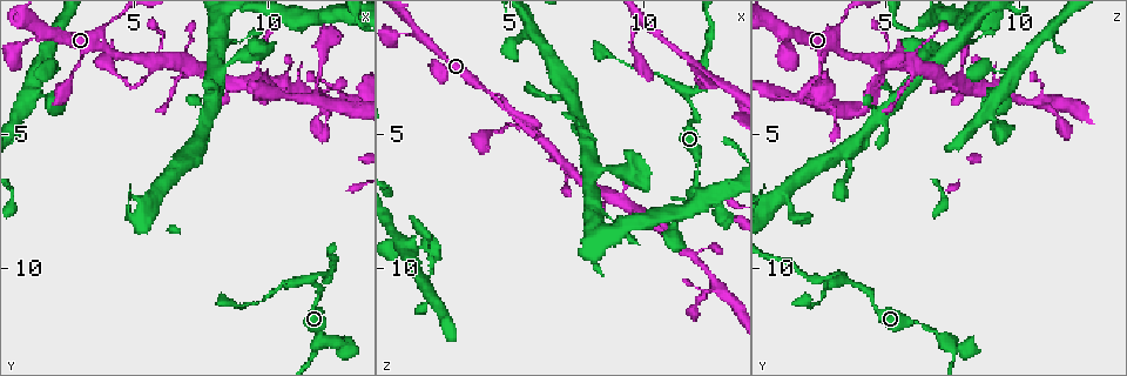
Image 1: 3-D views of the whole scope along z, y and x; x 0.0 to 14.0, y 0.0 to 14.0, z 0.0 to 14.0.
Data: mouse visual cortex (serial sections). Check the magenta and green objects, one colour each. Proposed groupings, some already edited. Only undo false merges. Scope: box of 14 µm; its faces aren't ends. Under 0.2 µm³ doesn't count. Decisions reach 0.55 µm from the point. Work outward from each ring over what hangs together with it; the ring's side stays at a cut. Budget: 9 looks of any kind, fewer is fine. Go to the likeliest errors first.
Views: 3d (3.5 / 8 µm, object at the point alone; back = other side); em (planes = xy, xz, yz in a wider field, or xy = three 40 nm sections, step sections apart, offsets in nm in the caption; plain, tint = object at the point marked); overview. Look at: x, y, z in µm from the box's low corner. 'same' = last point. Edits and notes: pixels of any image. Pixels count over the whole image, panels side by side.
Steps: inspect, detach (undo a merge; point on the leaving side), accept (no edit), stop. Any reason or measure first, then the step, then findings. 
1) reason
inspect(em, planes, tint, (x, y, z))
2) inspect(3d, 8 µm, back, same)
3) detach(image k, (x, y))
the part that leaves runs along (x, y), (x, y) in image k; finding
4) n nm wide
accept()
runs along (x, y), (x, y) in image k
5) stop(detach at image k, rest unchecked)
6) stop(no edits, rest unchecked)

abrupt turn
inspect(em, xy, step 3, tint, (5.4, 2.2, 4.5))

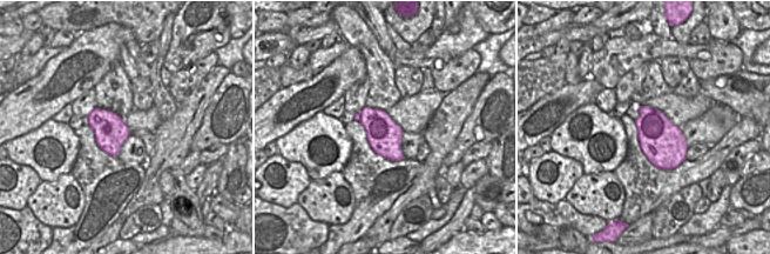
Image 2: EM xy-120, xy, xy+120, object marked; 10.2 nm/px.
see where the arms go
inspect(3d, 3.5 µm, same)

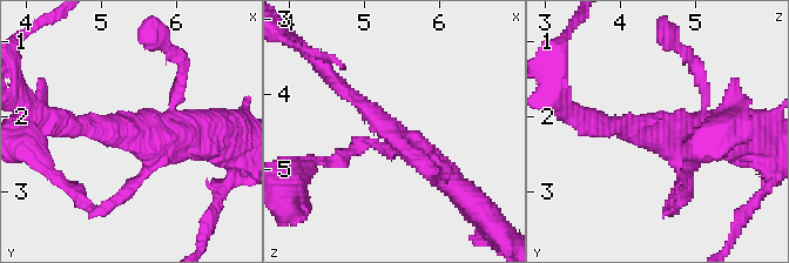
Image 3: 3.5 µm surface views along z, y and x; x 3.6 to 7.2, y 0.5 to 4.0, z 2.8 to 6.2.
arms of 200, 200, 400 nm
accept()
runs along (329, 76), (456, 186) in image 3; all the same cell

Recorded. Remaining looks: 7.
arms part here
inspect(3d, 3.5 µm, (11.7, 10.5, 3.5))

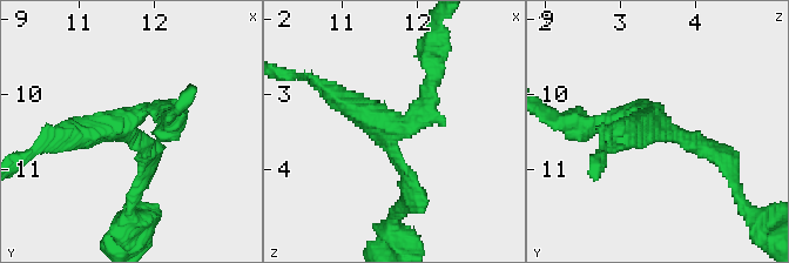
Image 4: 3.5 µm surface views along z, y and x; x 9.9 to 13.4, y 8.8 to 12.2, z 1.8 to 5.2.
3 arms; arms of 200, 250, 300 nm; now the EM
inspect(em, xy, step 5, tint, (11.60, 10.40, 3.60))

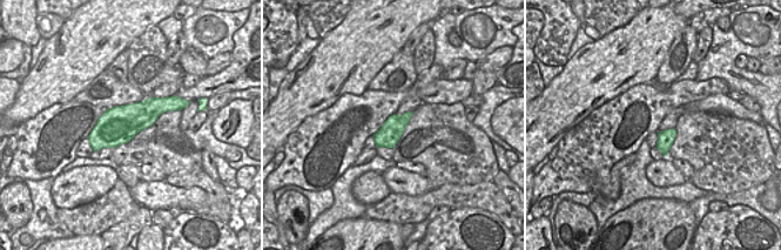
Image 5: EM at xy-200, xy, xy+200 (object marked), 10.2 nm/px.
240 nm wide
accept()
runs along (408, 197), (386, 137), (324, 86) in image 4; continuous, no second cell

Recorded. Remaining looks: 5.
sudden change in width
inspect(3d, 3.5 µm, (12.1, 12.1, 6.1))

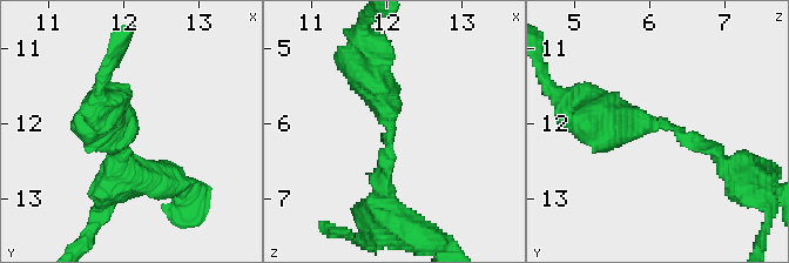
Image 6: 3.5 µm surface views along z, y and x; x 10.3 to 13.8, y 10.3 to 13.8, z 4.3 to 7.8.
arms of 200, 500 nm; need the tissue
inspect(em, xy, step 3, tint, (12.00, 12.05, 6.15))

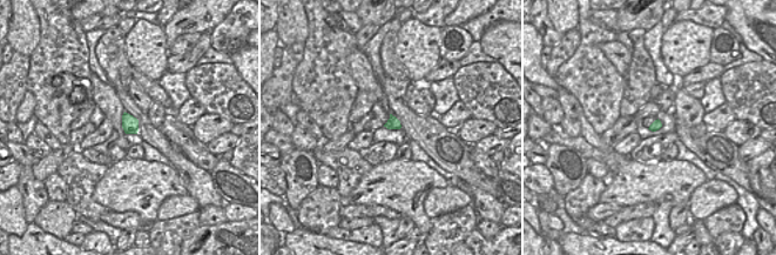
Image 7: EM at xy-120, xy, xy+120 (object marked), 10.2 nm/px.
accept()
one cell here

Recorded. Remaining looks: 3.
inspect(3d, 3.5 µm, back, (11.7, 13.3, 7.5))

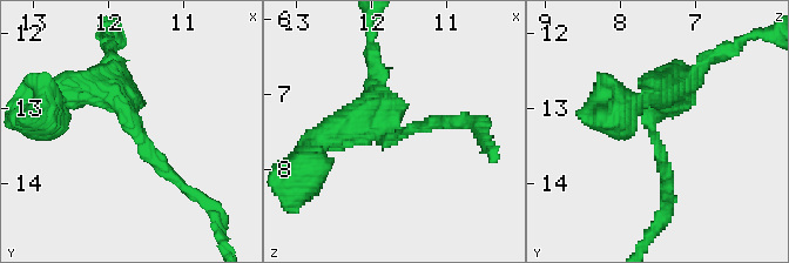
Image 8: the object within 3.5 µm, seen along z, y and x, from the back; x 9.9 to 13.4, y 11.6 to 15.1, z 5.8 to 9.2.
inspect(em, xy, step 2, tint, (11.60, 13.30, 7.55))

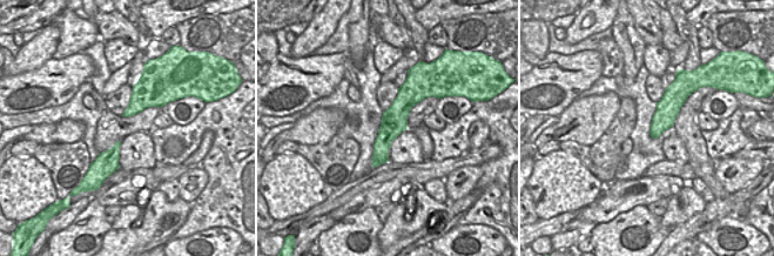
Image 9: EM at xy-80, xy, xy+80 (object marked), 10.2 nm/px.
arms of 150, 450 nm
accept()
runs along (114, 79), (103, 86), (139, 140), (182, 180) in image 8; all the same cell

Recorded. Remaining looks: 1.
stop(no edits, rest unchecked)

